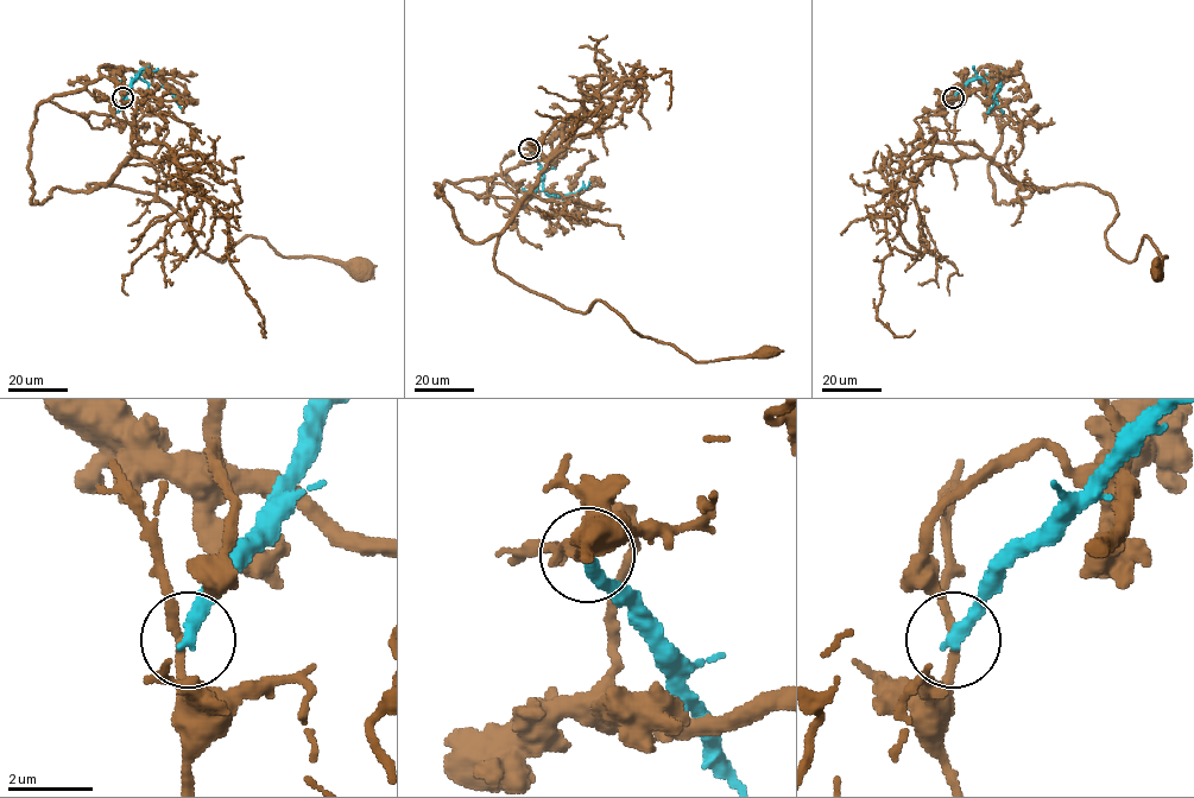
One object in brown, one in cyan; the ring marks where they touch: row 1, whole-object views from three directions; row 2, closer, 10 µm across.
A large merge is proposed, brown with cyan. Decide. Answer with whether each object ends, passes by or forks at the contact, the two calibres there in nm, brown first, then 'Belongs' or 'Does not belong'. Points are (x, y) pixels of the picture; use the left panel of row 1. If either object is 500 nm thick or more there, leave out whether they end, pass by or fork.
At the ring brown passes by. At the ring cyan ends. Thickness 200 nm (brown) against 340 nm. Does not belong

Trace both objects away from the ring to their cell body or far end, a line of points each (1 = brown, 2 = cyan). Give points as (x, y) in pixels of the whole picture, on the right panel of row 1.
1: (954, 97), (960, 151), (1022, 184), (1106, 192), (1106, 246), (1132, 261), (1145, 235), (1156, 268)
2: (954, 97), (970, 81), (992, 75), (1000, 83), (986, 113)

